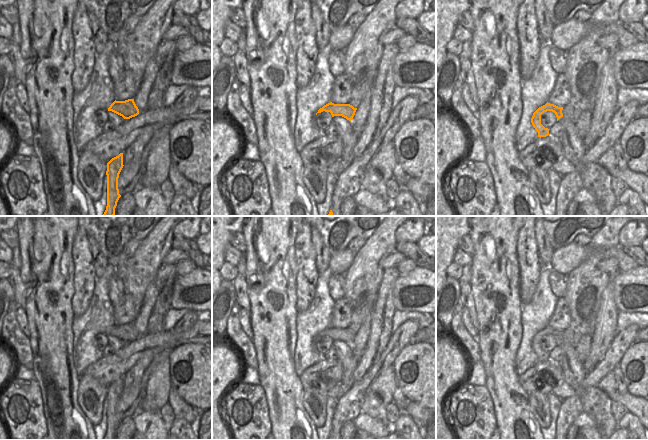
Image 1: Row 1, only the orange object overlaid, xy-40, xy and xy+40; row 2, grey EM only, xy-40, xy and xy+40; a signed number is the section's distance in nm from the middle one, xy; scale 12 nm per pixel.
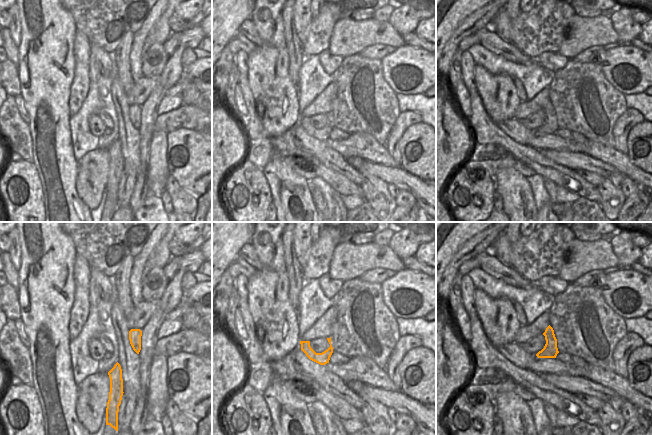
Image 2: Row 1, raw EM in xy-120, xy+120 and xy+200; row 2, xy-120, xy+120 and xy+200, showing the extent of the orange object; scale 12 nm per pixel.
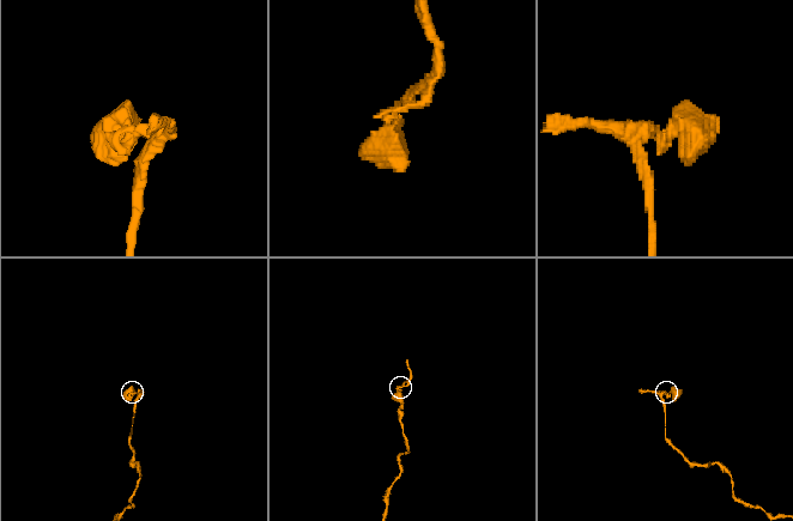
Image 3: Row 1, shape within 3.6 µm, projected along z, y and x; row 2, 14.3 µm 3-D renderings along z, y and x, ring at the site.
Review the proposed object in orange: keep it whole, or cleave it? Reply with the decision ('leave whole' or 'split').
leave whole

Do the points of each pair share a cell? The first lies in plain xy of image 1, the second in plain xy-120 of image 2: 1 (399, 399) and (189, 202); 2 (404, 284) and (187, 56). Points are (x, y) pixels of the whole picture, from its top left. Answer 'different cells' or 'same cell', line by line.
1: same cell
2: different cells

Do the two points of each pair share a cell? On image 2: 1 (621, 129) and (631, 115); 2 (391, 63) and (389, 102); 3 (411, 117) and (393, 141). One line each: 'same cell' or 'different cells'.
1: same cell
2: different cells
3: same cell

